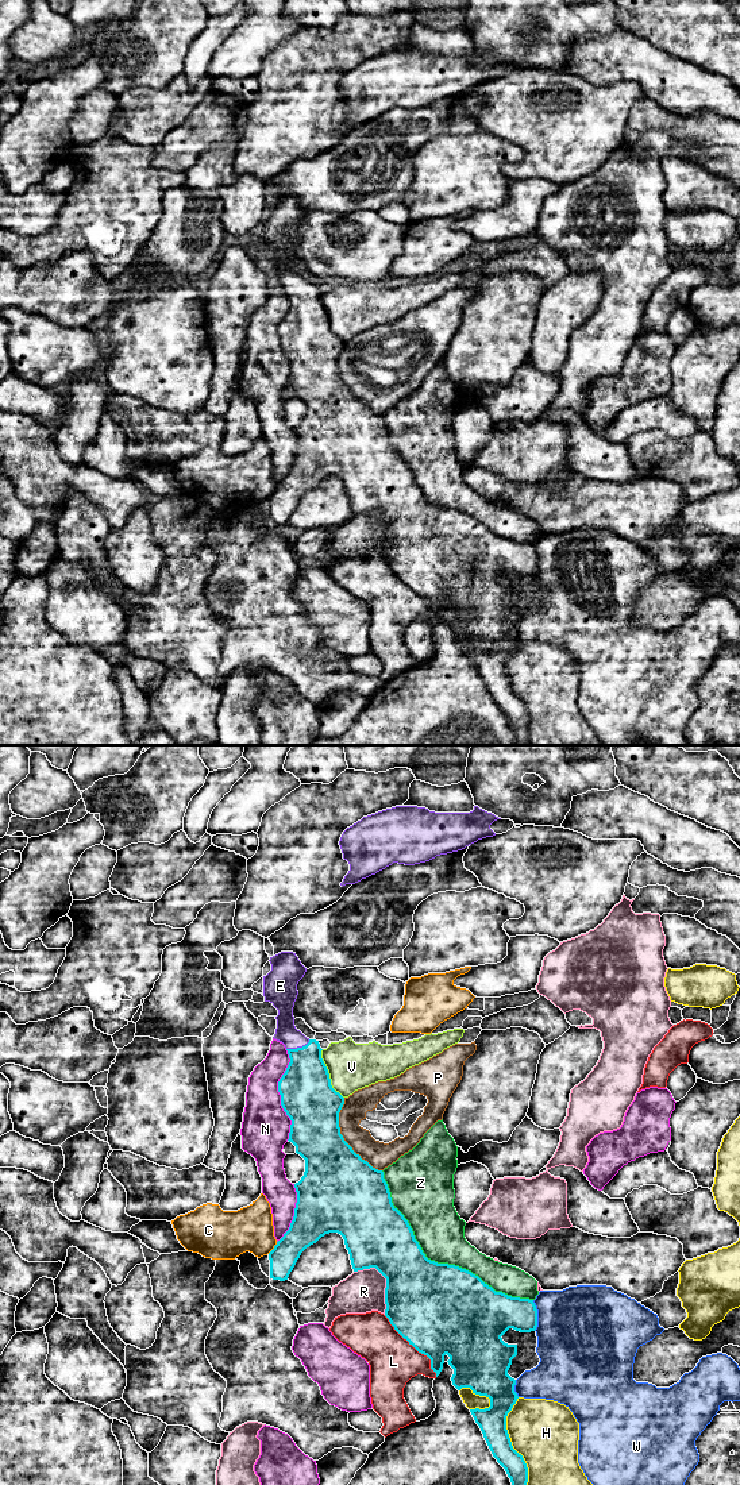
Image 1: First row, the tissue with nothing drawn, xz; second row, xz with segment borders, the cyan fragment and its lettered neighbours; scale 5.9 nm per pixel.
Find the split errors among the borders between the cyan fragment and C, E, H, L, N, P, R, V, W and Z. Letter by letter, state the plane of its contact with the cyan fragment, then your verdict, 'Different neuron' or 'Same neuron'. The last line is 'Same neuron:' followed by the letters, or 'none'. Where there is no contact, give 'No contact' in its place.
C: Touches cyan in xz. Different neuron
E: Touches cyan in xz. Same neuron
H: Touches cyan in xz. Different neuron
L: Touches cyan in xz. Different neuron
N: Touches cyan in xz. Different neuron
P: Touches cyan in xz. Different neuron
R: Touches cyan in xz. Different neuron
V: Touches cyan in xz. Different neuron
W: Touches cyan in xz. Different neuron
Z: Touches cyan in xz. Different neuron
Same neuron: E

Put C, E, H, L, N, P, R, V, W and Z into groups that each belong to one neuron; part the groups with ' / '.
C / E / H / L / N / P / R / V / W / Z

